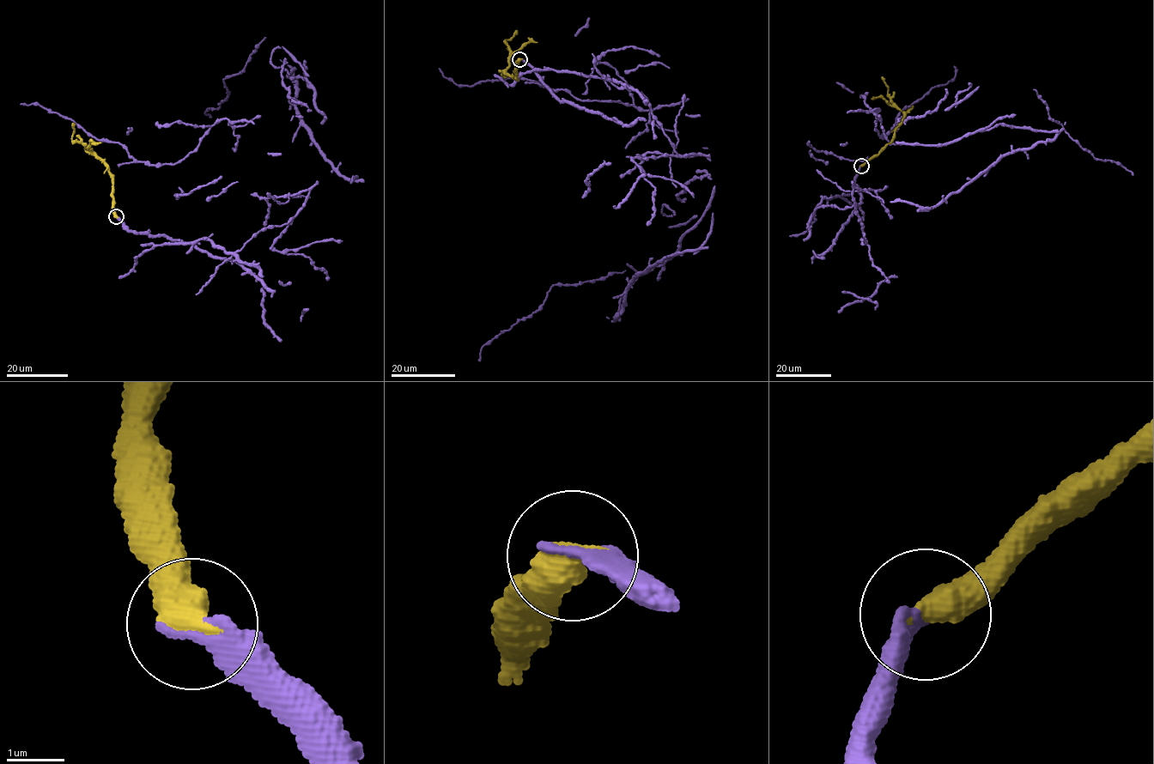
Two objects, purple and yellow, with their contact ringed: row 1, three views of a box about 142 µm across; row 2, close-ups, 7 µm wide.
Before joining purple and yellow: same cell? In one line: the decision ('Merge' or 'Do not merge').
Merge

